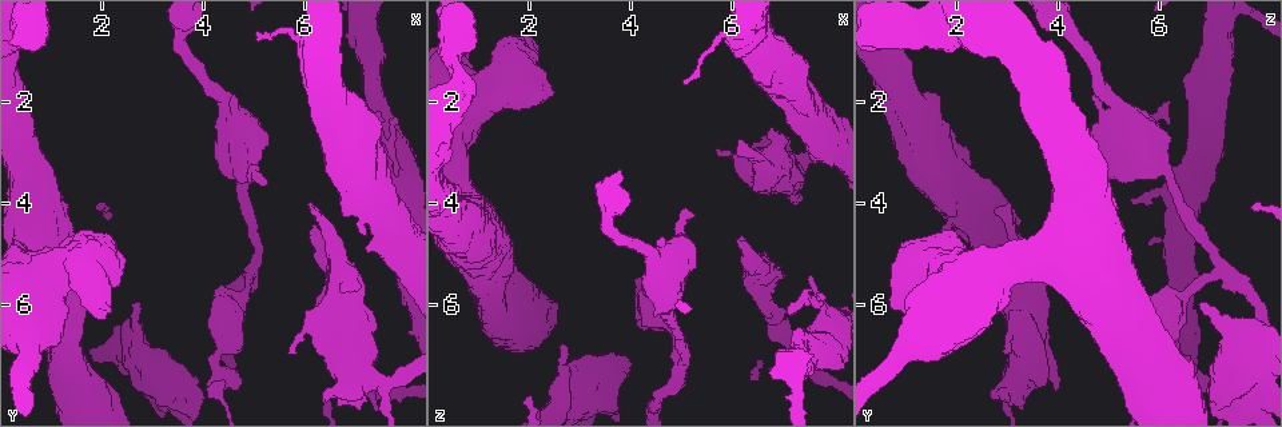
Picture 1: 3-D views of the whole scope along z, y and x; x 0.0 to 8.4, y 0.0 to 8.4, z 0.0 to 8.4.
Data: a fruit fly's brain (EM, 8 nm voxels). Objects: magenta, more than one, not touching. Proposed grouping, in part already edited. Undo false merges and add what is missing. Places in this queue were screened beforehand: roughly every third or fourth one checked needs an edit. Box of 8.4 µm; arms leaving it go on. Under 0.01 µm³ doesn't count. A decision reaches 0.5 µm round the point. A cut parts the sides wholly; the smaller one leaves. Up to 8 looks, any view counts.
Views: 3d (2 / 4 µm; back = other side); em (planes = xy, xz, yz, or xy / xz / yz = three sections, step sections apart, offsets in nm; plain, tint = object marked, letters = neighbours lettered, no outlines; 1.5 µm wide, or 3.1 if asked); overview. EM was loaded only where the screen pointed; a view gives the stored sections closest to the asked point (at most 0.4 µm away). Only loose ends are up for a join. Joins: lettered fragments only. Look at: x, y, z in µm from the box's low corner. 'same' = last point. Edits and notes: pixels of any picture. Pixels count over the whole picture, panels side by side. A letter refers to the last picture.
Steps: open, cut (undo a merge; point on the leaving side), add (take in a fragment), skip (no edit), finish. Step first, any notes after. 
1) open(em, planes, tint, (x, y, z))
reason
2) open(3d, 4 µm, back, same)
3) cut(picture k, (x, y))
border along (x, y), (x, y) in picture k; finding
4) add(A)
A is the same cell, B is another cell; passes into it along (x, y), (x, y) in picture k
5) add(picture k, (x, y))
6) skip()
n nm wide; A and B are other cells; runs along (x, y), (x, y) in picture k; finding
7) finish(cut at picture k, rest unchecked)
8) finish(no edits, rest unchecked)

open(em, xz, step 8, letters, (6.20, 4.40, 4.75))
an open end

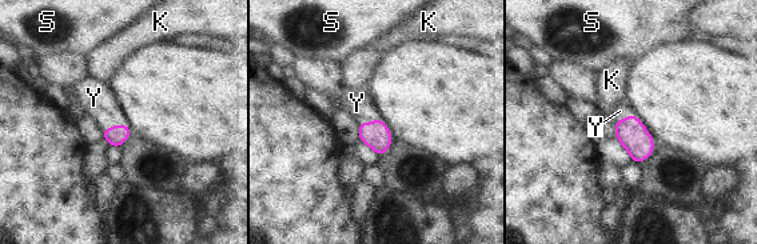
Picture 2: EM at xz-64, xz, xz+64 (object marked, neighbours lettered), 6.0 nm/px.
open(em, planes, letters, same)

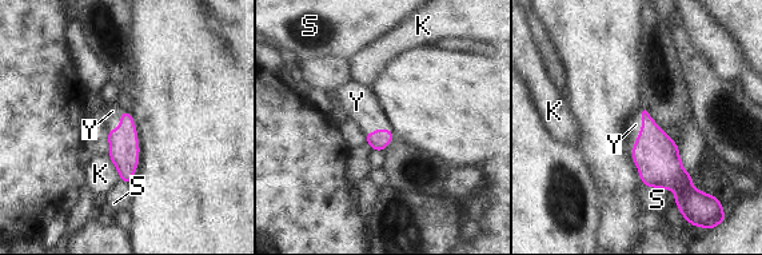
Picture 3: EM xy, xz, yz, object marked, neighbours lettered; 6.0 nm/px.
add(Y)
Y is the same cell, K and S are other cells; passes into it along (657, 156), (639, 131), (635, 124) in picture 3; it goes on there

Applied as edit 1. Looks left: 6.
open(overview)

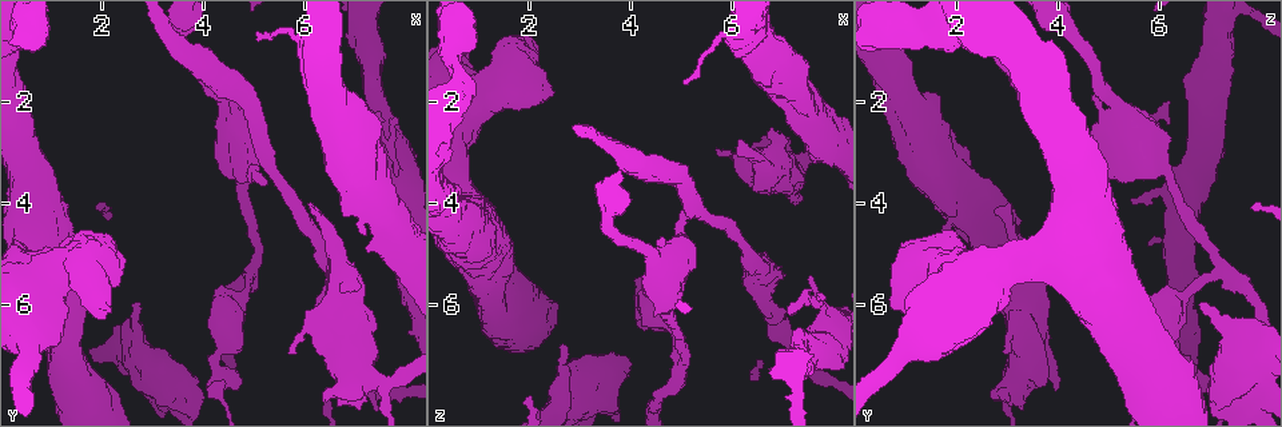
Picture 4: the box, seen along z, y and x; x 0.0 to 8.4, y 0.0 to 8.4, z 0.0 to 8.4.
open(3d, 4 µm, (5.00, 5.35, 7.25))
abrupt turn

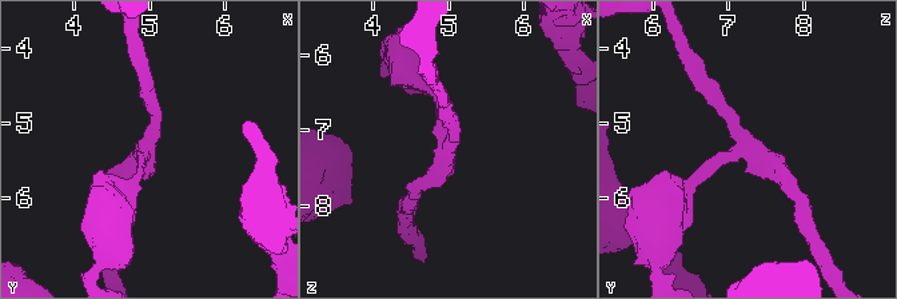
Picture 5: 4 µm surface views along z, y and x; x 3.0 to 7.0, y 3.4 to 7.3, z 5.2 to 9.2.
open(em, planes, plain, (4.95, 5.35, 7.20))
3 arms; arms of 160, 220, 240 nm

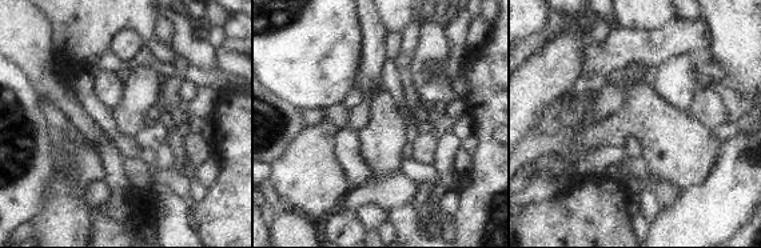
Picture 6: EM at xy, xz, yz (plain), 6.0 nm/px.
open(em, planes, letters, same)

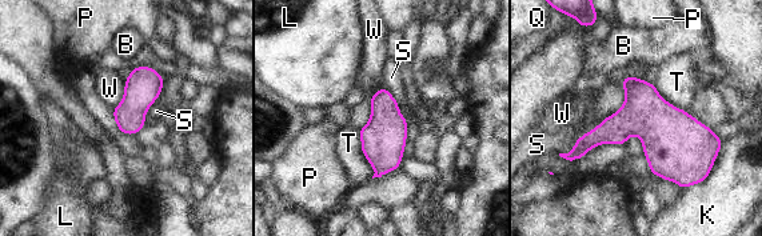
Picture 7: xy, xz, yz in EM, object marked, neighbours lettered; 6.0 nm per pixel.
skip()
180 nm wide; B, K, L, P, Q, S, T and W are other cells; border along (622, 86), (625, 102), (603, 119) in picture 7; all the same neuron

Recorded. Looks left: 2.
open(em, planes, tint, (7.15, 2.05, 6.15))
tapers out

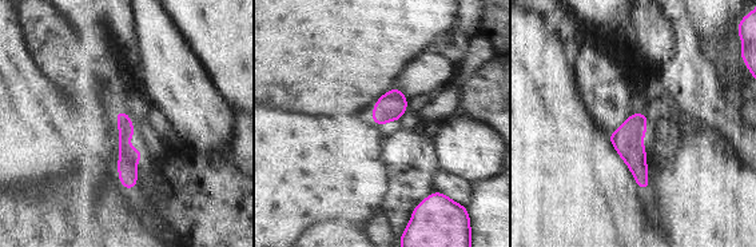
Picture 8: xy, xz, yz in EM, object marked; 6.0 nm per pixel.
open(em, planes, letters, same)

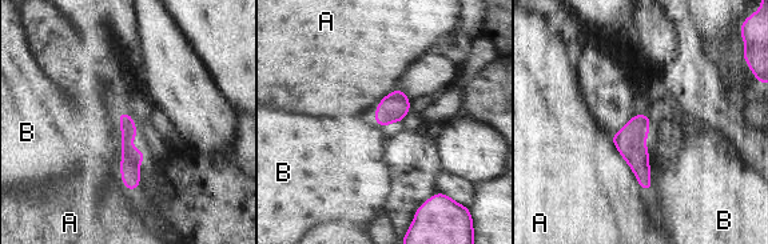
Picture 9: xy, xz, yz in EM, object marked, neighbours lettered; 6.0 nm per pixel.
skip()
A touches over 420 nm; A and B are other cells; none of them fits

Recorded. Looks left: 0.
finish(add at picture 3, rest unchecked)

